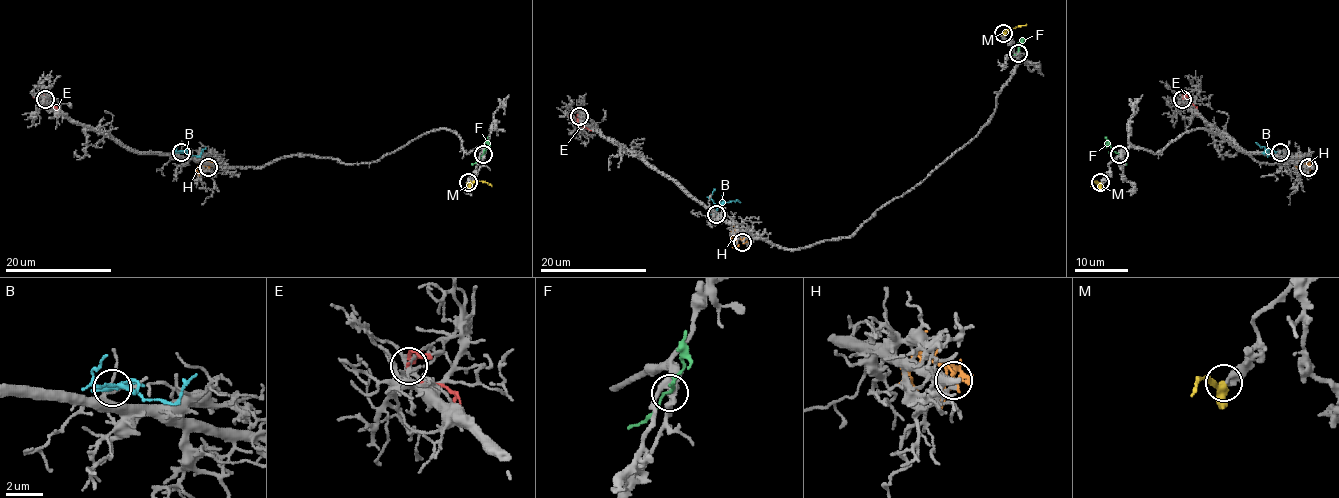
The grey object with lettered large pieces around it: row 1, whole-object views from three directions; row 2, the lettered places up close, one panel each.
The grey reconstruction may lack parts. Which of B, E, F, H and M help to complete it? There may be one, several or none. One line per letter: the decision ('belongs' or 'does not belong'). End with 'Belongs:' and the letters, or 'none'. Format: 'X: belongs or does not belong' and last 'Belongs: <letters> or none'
B: does not belong
E: does not belong
F: does not belong
H: does not belong
M: belongs
Belongs: M

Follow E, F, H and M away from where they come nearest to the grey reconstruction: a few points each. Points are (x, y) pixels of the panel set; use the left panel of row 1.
E: (45, 98), (43, 104), (53, 106), (57, 114)
F: (483, 154), (487, 137)
H: (208, 167), (200, 161), (216, 163)
M: (469, 182), (481, 181), (491, 186)

